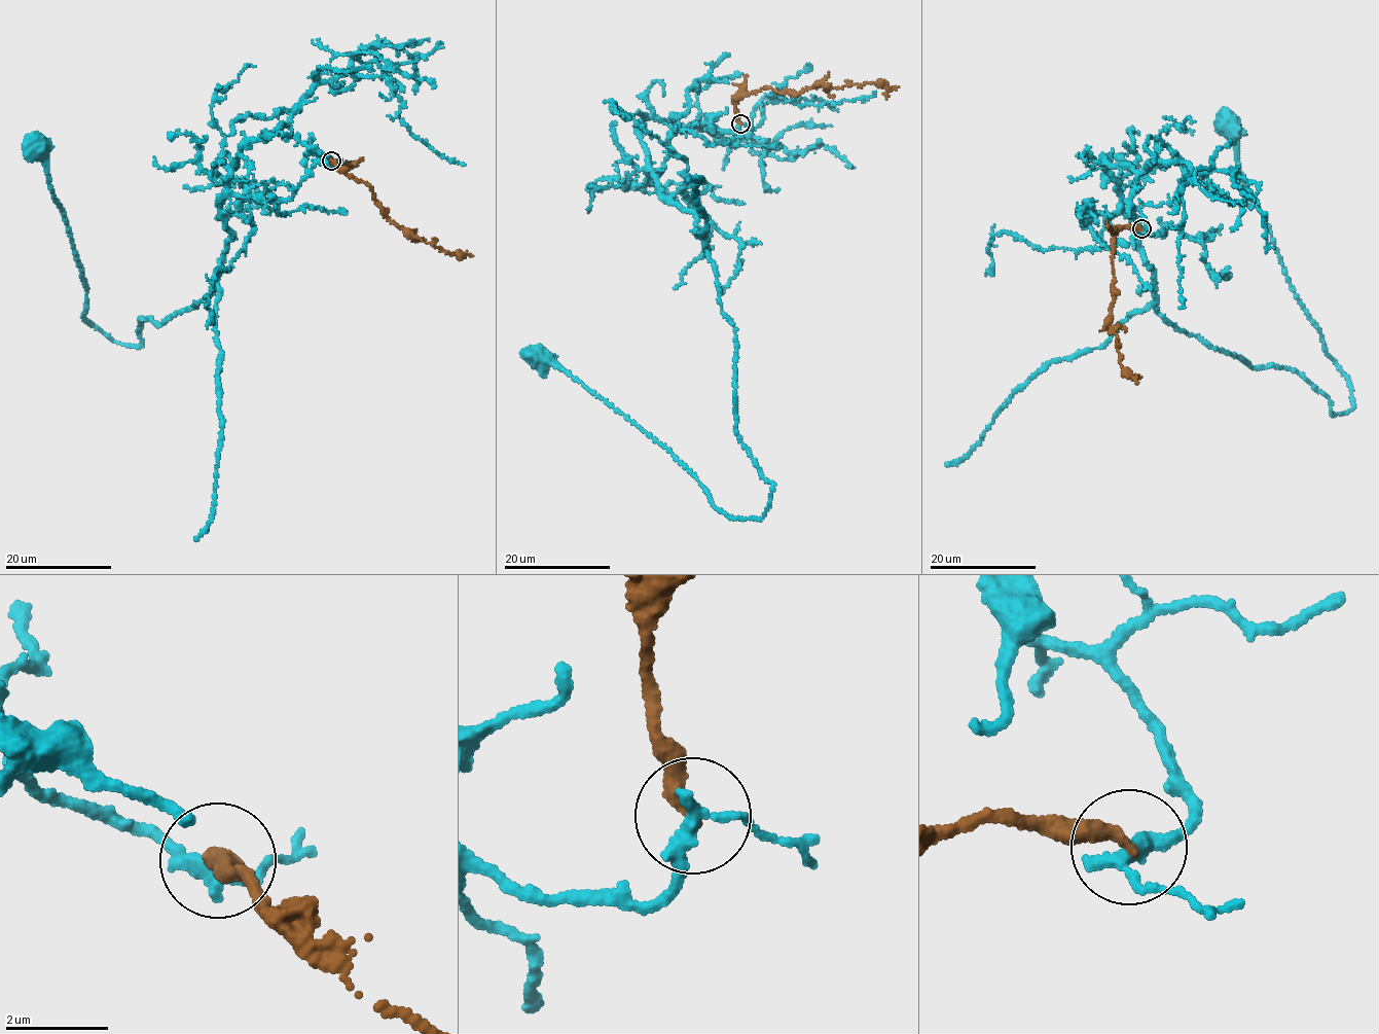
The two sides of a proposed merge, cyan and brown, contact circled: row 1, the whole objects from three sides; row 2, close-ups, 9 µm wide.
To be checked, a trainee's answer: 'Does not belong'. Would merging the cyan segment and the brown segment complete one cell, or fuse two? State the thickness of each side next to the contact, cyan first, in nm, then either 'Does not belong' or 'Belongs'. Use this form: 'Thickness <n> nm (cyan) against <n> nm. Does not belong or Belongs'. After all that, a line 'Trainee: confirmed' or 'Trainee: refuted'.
Thickness 280 nm (cyan) against 320 nm. Does not belong
Trainee: confirmed

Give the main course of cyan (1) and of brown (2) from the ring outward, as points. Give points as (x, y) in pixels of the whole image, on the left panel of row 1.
1: (331, 161), (282, 126), (241, 148), (215, 287), (160, 325), (140, 318), (135, 347), (85, 319), (38, 149)
2: (331, 161), (357, 180), (364, 181), (386, 216), (398, 227), (451, 254), (472, 256)

